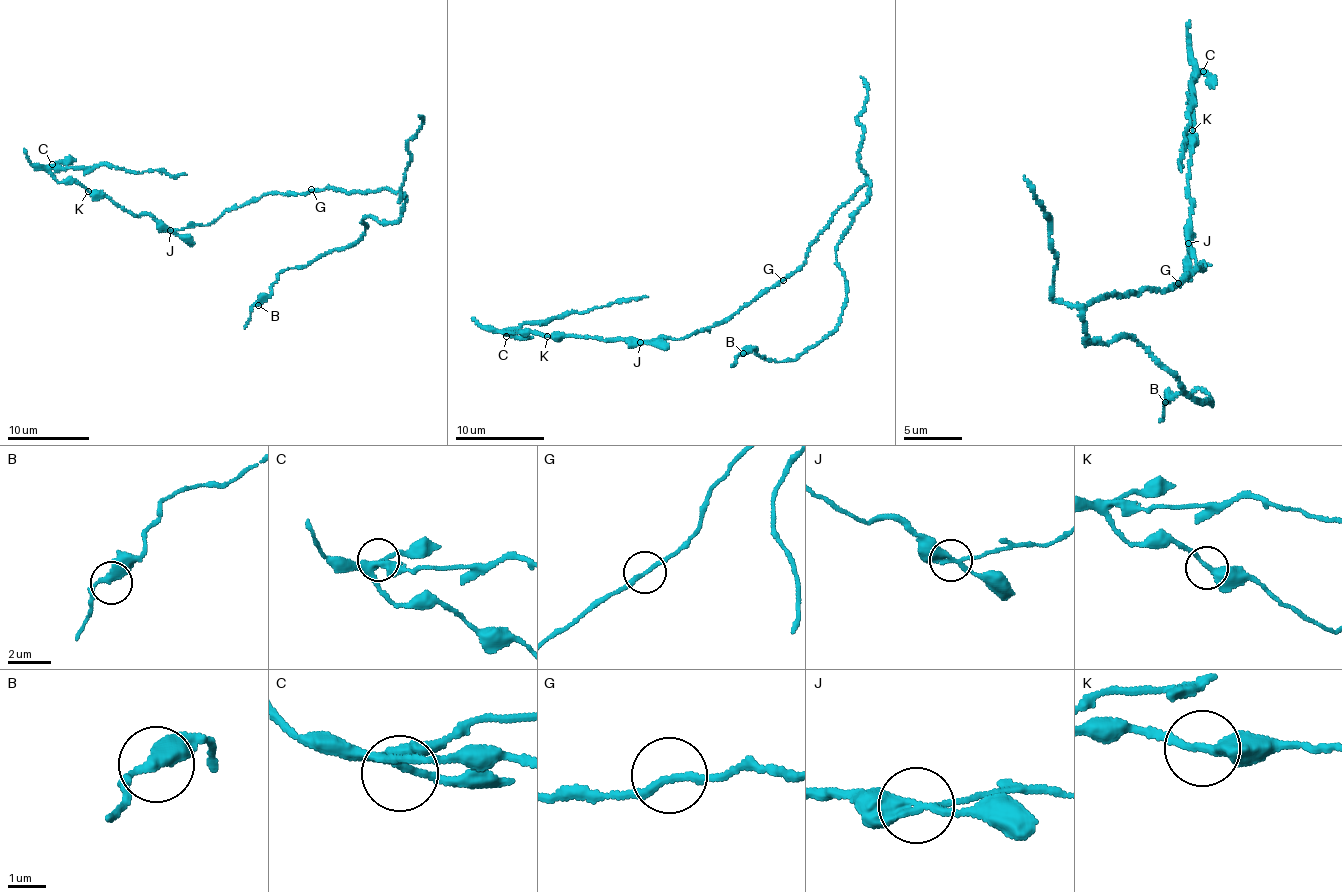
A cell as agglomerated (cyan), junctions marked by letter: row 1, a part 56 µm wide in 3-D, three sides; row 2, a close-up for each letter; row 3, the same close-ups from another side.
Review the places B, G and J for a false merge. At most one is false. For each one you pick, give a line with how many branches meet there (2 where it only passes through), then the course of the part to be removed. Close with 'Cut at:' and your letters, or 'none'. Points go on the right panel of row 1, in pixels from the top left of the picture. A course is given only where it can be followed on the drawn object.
J: branches 3; course (1187, 242), (1193, 151), (1187, 94), (1192, 79), (1193, 107), (1179, 161), (1181, 172)
Cut at: J

